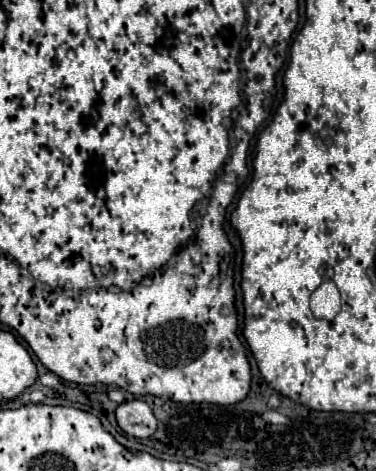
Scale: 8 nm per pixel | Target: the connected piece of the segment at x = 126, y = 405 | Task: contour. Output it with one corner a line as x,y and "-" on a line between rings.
142,400
122,402
116,408
116,420
118,426
134,438
148,438
156,432
156,418
152,408

